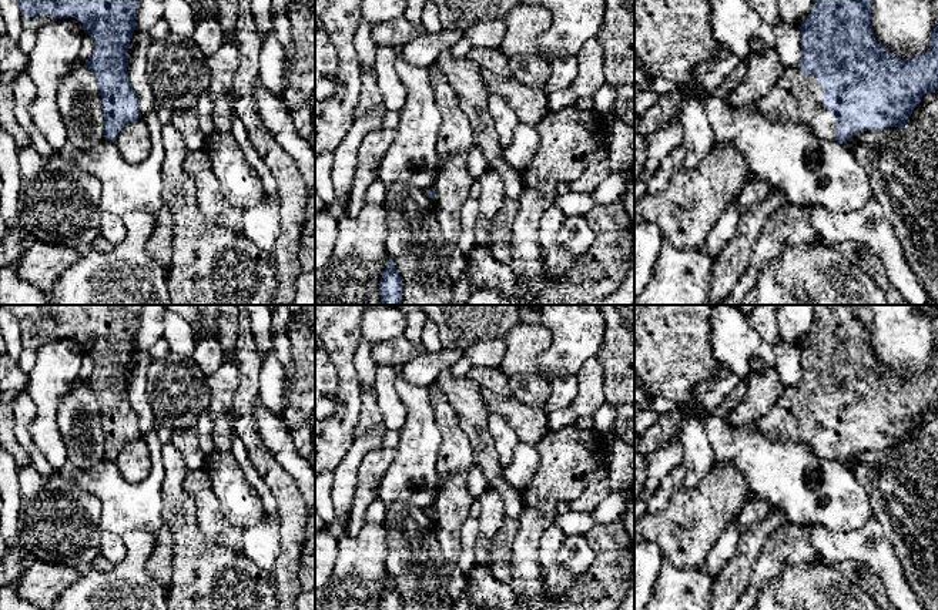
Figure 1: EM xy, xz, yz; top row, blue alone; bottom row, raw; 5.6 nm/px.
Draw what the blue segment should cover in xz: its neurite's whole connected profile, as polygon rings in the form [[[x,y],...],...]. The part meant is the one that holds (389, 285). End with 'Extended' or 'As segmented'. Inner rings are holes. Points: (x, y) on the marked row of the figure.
[[[391,258],[379,281],[379,295],[381,305],[399,305],[402,299],[402,281]]]. As segmented

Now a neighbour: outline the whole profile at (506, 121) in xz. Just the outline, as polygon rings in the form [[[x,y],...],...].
[[[489,94],[489,111],[495,121],[499,145],[505,150],[510,145],[520,121],[507,101],[499,94]]]

